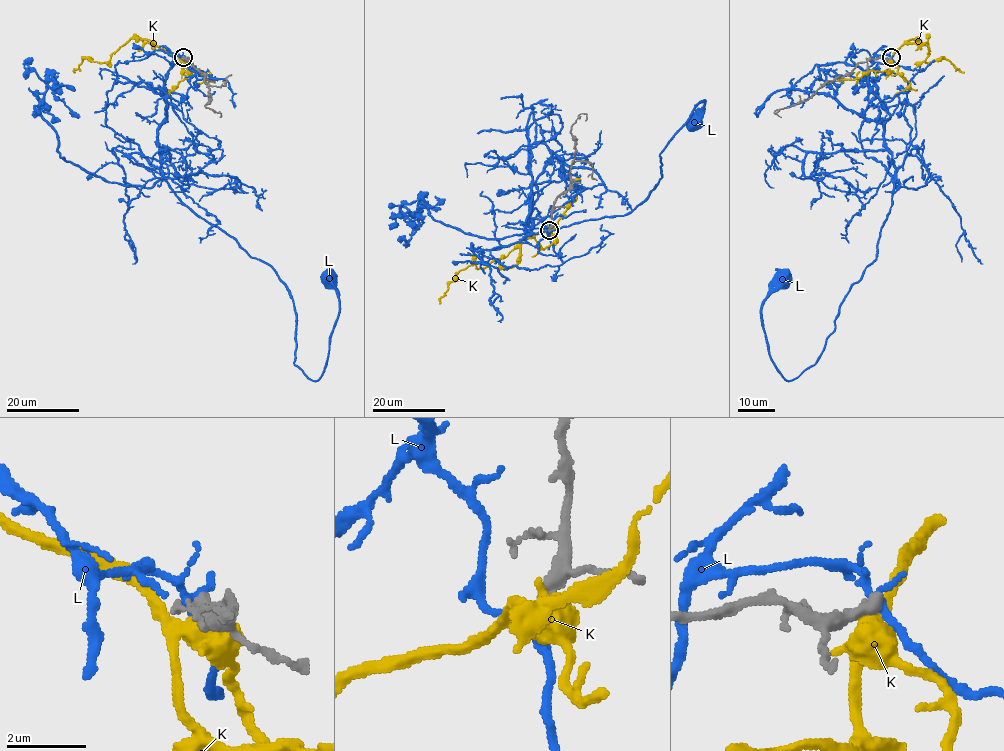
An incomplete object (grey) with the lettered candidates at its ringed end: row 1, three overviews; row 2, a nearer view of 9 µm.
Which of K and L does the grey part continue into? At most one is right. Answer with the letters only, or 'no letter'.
no letter

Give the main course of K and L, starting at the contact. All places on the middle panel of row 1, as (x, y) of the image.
K: (549, 229), (524, 238), (507, 256), (484, 268), (468, 266), (449, 283), (439, 303)
L: (549, 230), (530, 208), (527, 235), (631, 211), (658, 184), (660, 154), (705, 101), (693, 122)

